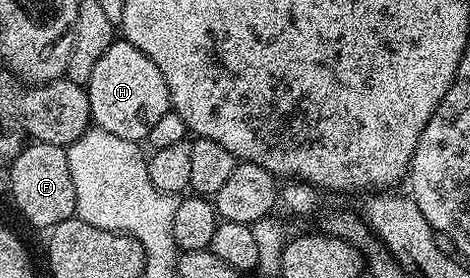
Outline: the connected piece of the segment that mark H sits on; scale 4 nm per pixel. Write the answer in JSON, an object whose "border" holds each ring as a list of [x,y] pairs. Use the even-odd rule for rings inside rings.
{"border":[[[125,38],[115,39],[114,44],[104,50],[100,62],[96,62],[95,68],[92,69],[90,83],[85,85],[85,90],[90,103],[91,121],[97,127],[108,130],[108,134],[117,134],[120,138],[145,141],[146,135],[150,133],[152,126],[156,126],[157,120],[171,111],[170,91],[164,82],[164,74],[160,74],[156,62],[152,62],[148,54],[136,50],[136,46],[132,46]]]}

